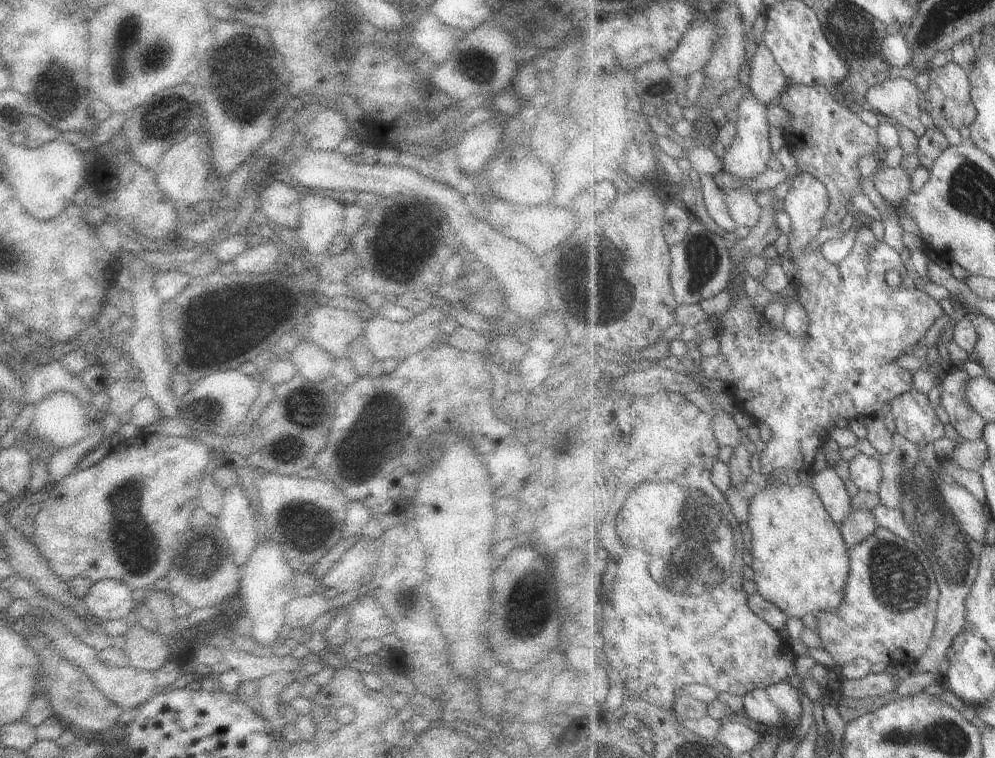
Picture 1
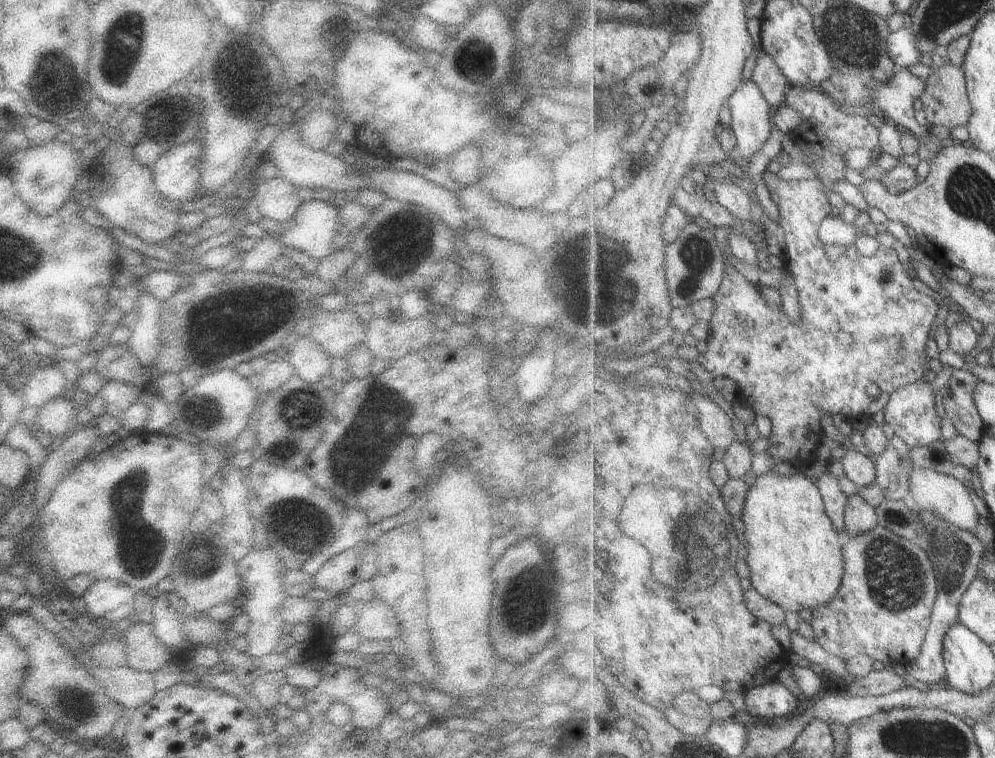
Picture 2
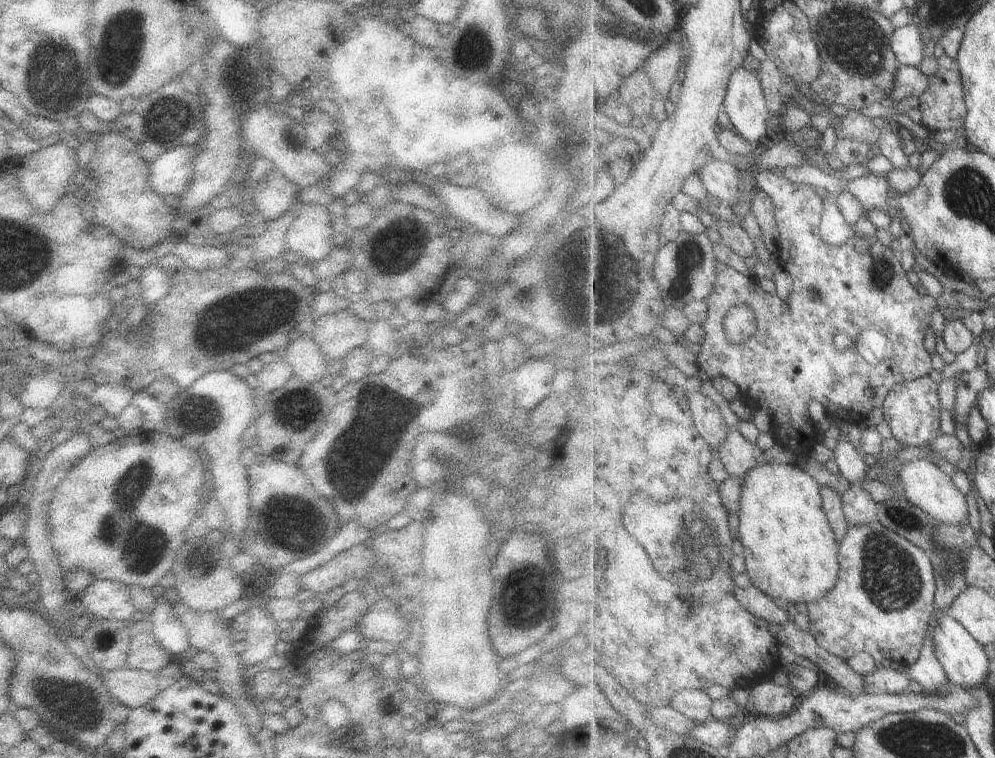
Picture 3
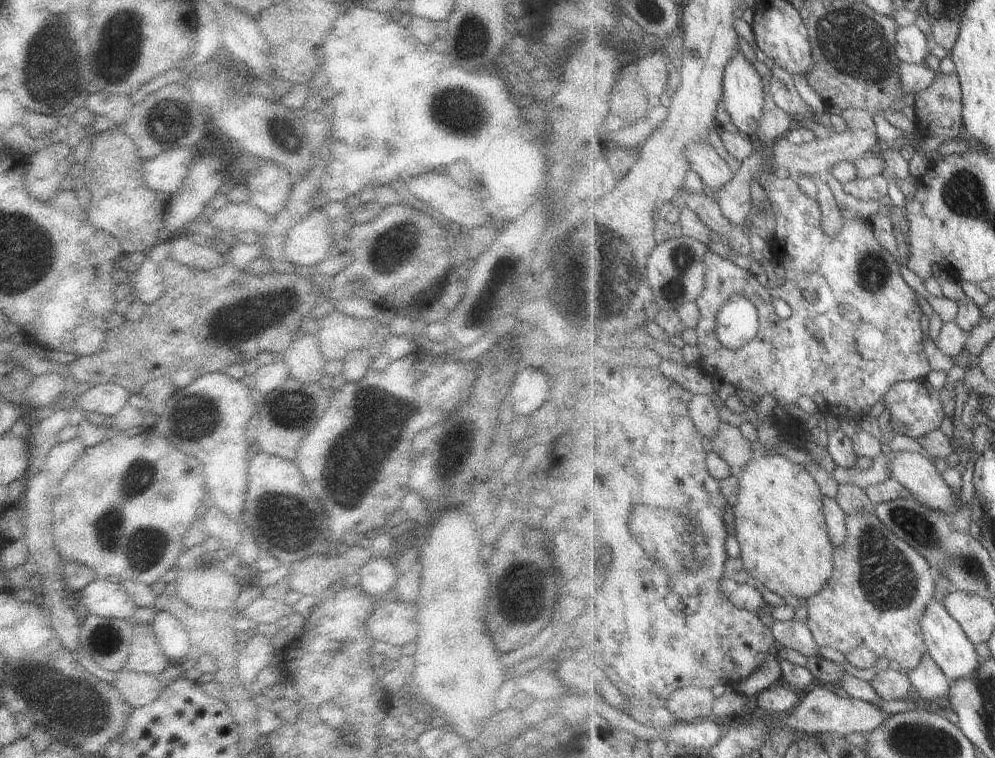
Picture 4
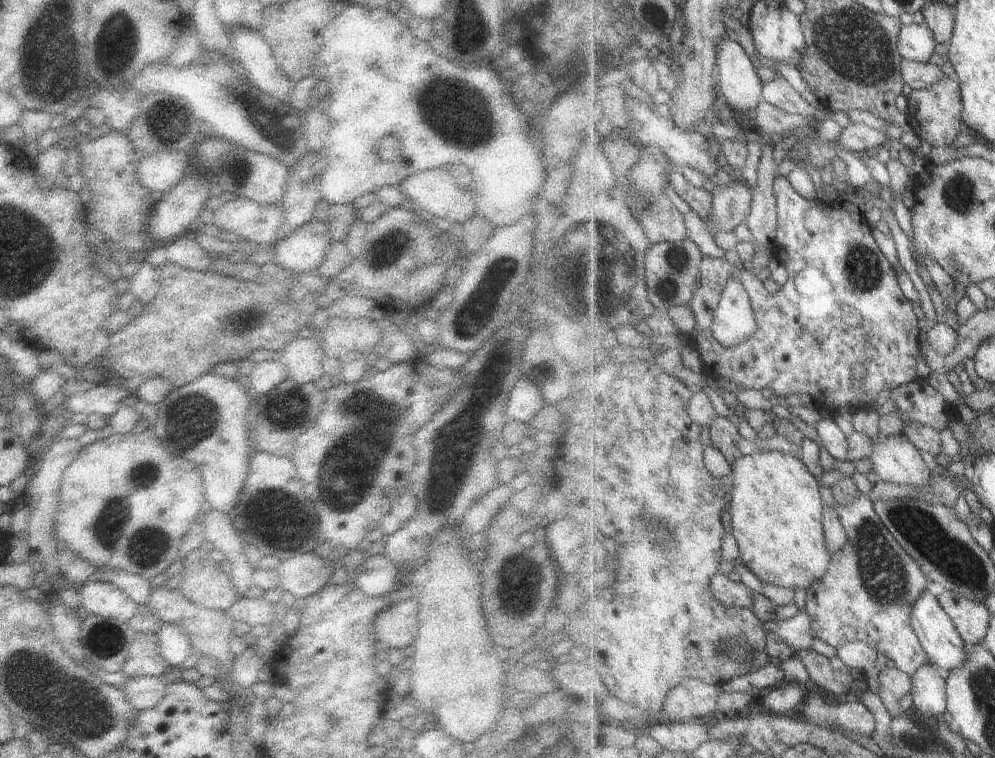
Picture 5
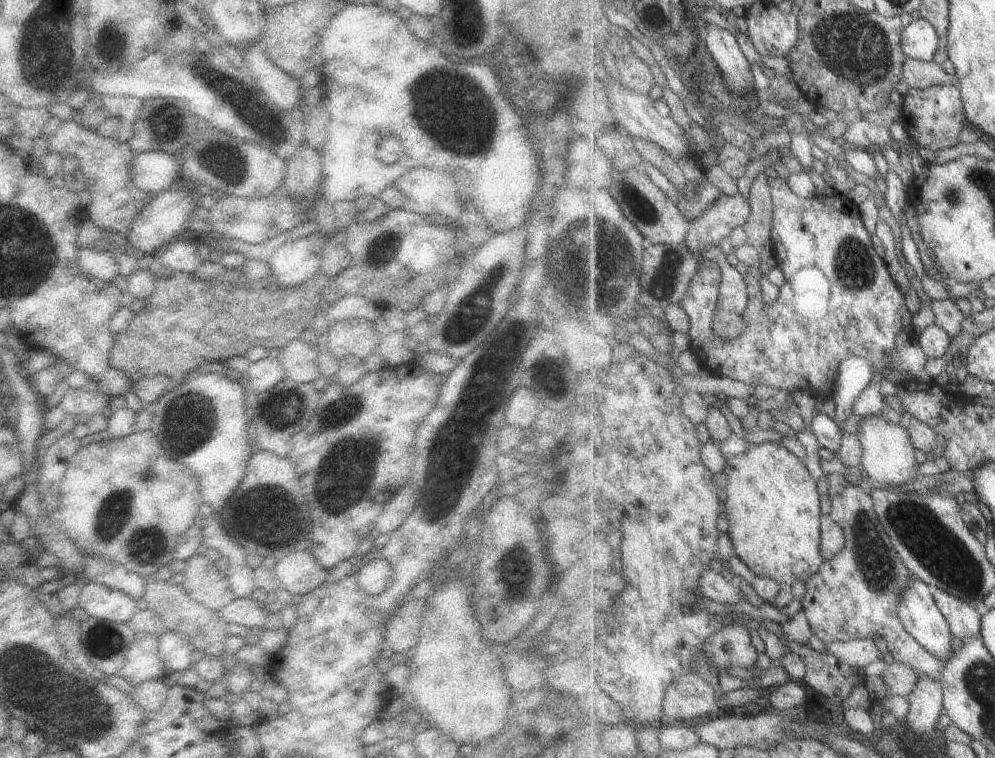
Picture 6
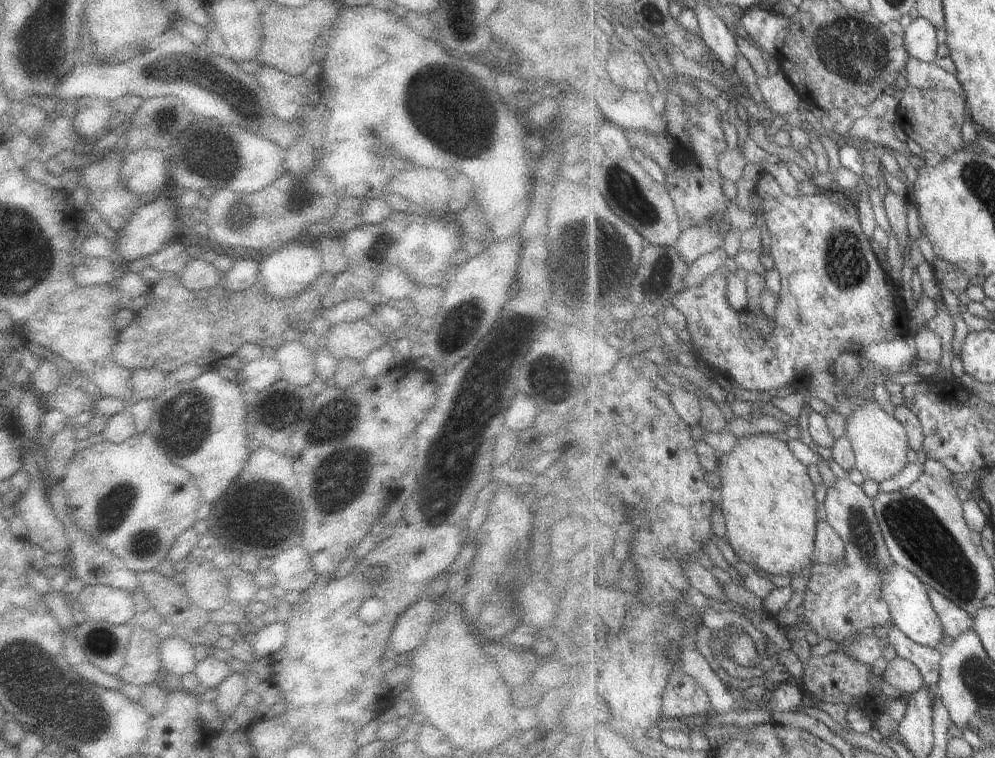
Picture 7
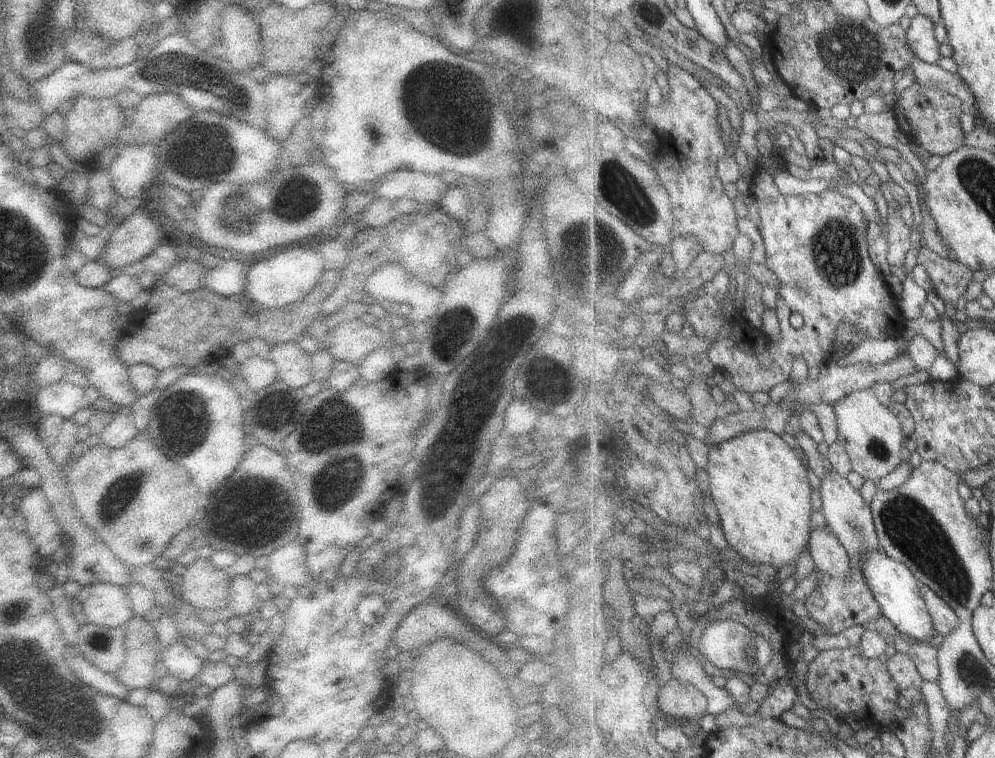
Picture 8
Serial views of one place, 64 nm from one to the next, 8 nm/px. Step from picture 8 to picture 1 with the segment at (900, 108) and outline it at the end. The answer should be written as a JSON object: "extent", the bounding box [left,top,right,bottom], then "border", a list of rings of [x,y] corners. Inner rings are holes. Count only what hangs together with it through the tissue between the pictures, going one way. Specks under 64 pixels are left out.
{"extent":[922,61,978,129],"border":[[[953,61],[933,69],[929,74],[928,89],[922,94],[926,102],[926,112],[930,114],[934,126],[951,126],[956,129],[971,126],[975,122],[978,110],[972,99],[972,81],[968,71]]]}

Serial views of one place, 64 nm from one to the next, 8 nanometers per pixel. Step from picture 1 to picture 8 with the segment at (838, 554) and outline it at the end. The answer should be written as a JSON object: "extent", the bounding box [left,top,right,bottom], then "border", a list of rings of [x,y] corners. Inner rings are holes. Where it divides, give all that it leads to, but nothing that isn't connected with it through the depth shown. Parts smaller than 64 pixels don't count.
{"extent":[707,430,813,568],"border":[[[752,430],[710,450],[707,494],[713,500],[728,545],[749,563],[783,568],[795,564],[811,538],[813,489],[807,468],[779,433]]]}

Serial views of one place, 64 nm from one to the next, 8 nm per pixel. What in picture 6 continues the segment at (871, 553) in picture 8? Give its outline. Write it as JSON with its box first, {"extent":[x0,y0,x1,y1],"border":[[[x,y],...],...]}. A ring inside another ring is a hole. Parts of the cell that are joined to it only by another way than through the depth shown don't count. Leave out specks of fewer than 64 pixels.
{"extent":[898,578,957,664],"border":[[[913,578],[910,585],[900,595],[898,614],[908,633],[913,635],[913,638],[916,638],[917,642],[921,643],[921,646],[924,646],[945,664],[945,661],[952,655],[956,647],[957,638],[952,633],[945,615],[941,612],[940,607],[937,606],[933,594],[934,591],[935,588],[931,585],[921,579]]]}

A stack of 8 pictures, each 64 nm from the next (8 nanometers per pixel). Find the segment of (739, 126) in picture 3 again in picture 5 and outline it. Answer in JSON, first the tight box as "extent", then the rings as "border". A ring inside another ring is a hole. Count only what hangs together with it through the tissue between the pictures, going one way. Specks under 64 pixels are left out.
{"extent":[717,38,764,128],"border":[[[721,38],[721,42],[717,42],[717,54],[719,61],[717,62],[719,77],[717,78],[718,87],[723,98],[729,104],[729,108],[735,113],[734,124],[741,128],[755,127],[755,115],[757,106],[761,103],[761,92],[764,90],[764,84],[755,70],[751,58],[747,56],[747,52],[741,48],[739,42],[730,40],[729,38]]]}

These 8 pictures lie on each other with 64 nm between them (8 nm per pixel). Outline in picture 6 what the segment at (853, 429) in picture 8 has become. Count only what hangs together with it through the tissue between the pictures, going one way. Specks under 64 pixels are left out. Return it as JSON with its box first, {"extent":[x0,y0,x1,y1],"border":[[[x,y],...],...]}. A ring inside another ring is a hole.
{"extent":[854,415,921,486],"border":[[[883,415],[864,416],[859,431],[854,431],[861,439],[864,455],[860,466],[864,468],[869,478],[881,484],[890,486],[904,485],[915,480],[917,465],[921,463],[920,452],[913,444],[908,430],[897,423],[890,423]]]}

